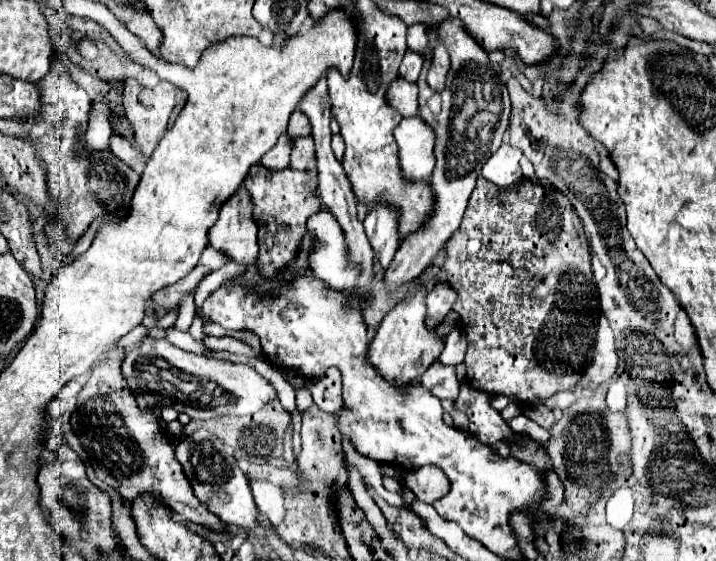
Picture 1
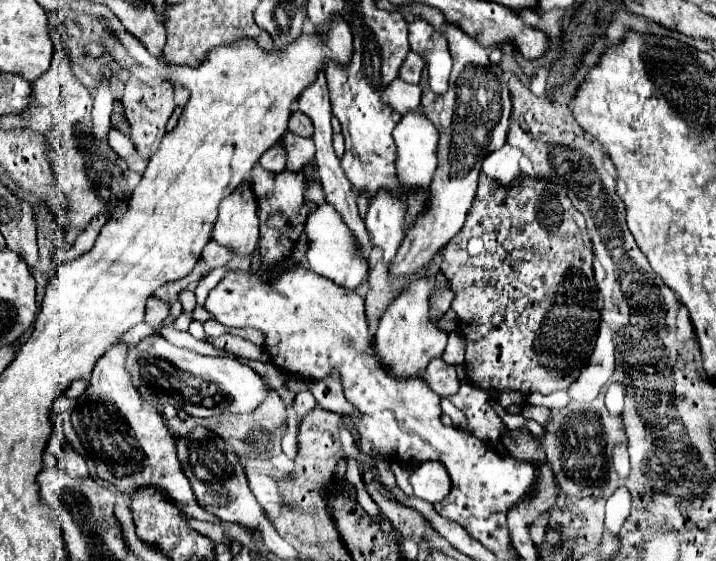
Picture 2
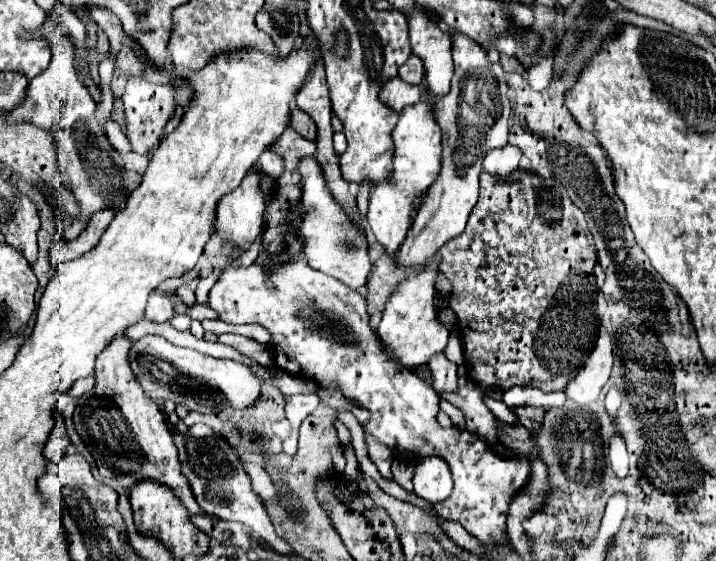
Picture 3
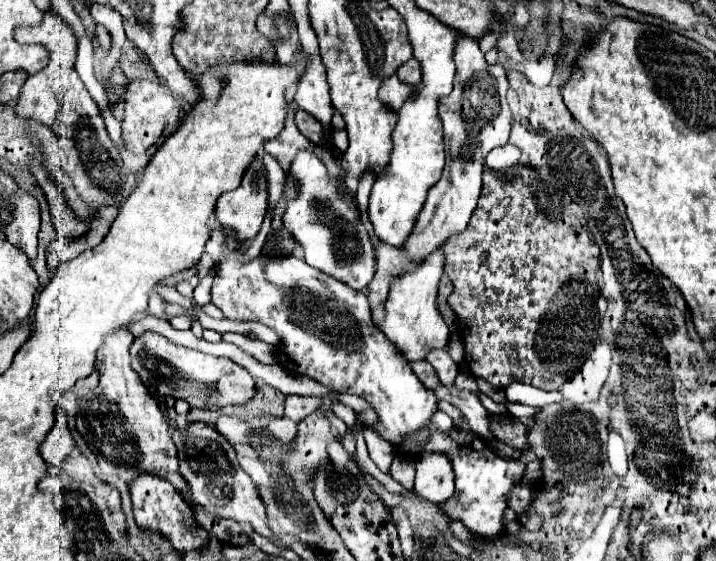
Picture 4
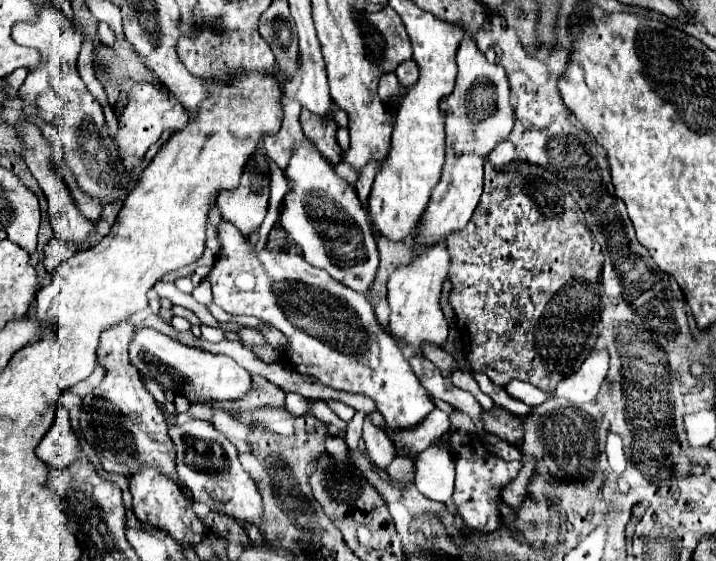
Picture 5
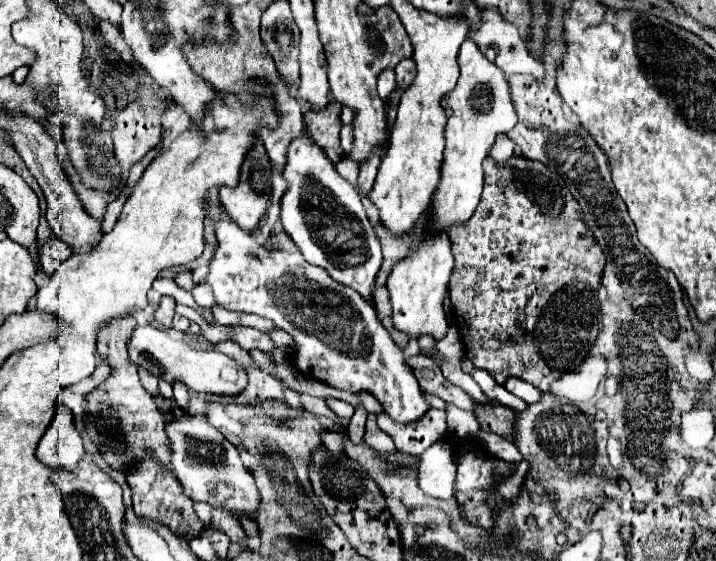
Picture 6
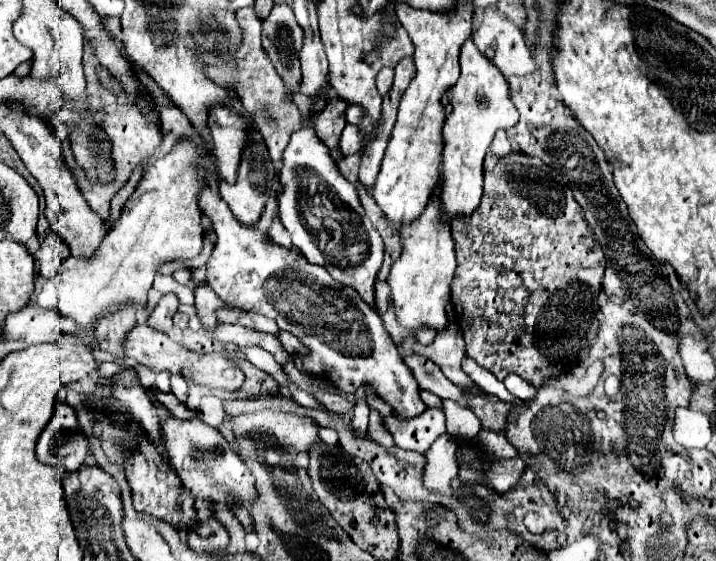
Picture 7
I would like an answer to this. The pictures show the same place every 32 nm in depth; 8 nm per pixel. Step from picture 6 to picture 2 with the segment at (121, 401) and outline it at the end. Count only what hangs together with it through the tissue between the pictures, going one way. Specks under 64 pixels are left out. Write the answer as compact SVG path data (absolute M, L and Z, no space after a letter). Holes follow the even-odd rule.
M116 342L94 366L86 390L78 396L76 408L72 412L72 426L96 466L100 480L114 484L124 494L132 496L136 490L152 486L162 490L166 498L180 508L182 516L188 520L208 520L216 524L216 516L206 512L188 484L180 462L176 458L176 440L166 428L166 420L158 408L142 400L140 390L132 384L130 374L124 370L126 344Z

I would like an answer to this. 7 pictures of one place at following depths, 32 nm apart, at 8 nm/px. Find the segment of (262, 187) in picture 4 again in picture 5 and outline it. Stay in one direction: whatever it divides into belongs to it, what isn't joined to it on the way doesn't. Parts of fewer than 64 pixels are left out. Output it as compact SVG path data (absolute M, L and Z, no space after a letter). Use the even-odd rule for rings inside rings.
M256 152L252 156L252 160L246 164L244 168L244 176L240 180L240 186L236 190L224 190L220 192L216 206L220 210L220 218L230 222L232 226L236 226L244 236L254 234L268 210L268 196L270 196L270 178L268 178L268 164L264 162L264 156L260 152Z

